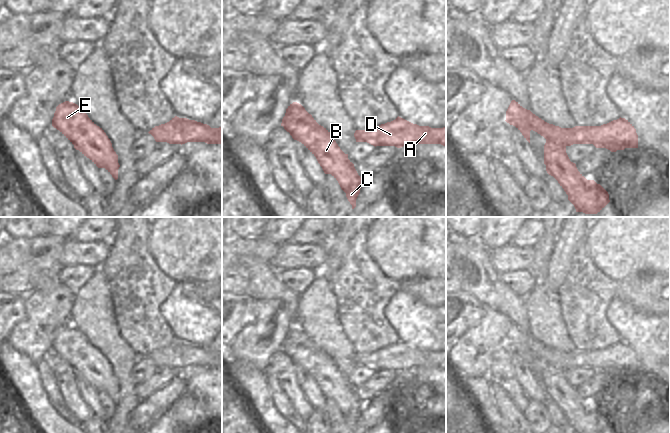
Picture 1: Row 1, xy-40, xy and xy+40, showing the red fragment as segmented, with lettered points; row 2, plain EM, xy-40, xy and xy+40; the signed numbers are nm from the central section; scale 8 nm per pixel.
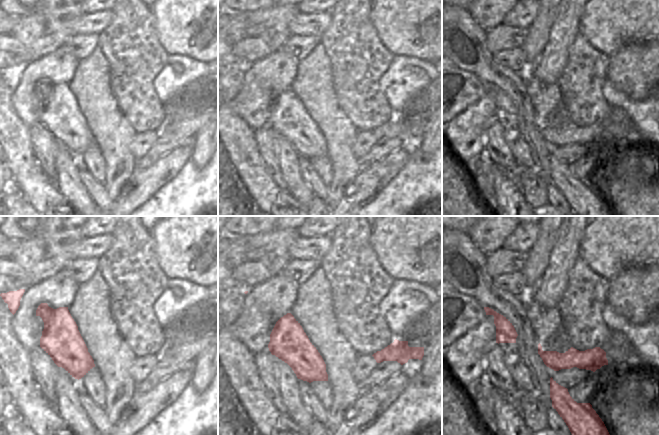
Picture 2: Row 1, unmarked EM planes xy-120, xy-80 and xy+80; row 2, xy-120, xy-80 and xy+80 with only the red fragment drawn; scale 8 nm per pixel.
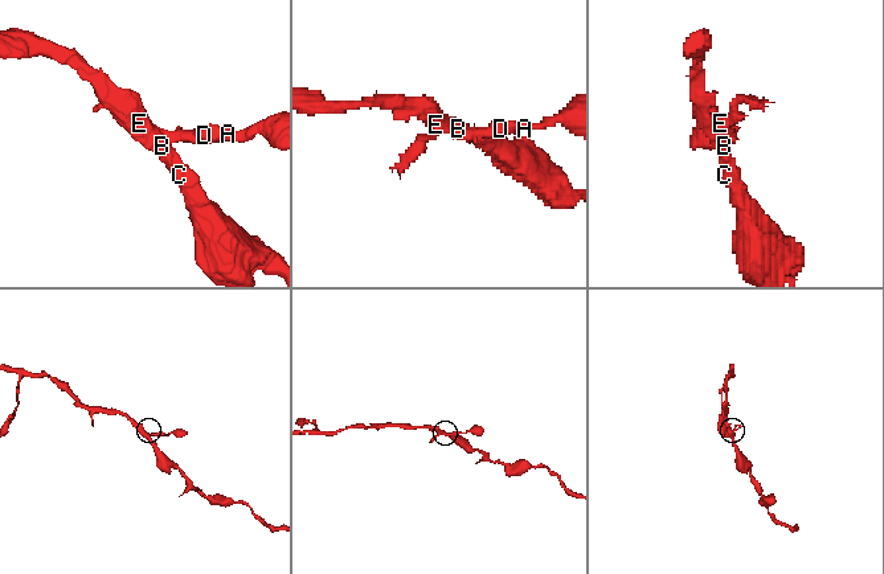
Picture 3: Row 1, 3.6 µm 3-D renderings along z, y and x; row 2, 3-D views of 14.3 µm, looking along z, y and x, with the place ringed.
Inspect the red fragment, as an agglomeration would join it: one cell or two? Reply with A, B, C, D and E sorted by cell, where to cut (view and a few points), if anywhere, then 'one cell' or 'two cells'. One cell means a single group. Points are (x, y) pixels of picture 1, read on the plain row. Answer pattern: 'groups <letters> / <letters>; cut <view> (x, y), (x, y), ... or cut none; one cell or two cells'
groups A D / B C E; cut xy (285, 339), (289, 343), (300, 343), (313, 349), (318, 348); two cells

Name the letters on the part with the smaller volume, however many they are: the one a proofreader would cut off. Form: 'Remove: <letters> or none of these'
Remove: A, D

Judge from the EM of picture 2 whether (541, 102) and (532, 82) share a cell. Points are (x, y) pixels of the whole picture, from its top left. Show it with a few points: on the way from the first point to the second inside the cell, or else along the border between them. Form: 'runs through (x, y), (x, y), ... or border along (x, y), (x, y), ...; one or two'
runs through (541, 97), (541, 94), (535, 87); one

